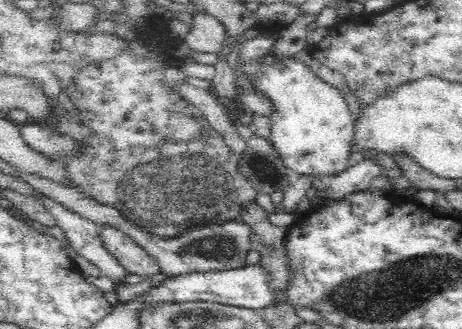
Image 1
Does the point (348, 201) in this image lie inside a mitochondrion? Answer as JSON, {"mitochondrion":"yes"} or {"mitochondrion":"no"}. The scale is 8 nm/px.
{"mitochondrion":"no"}

